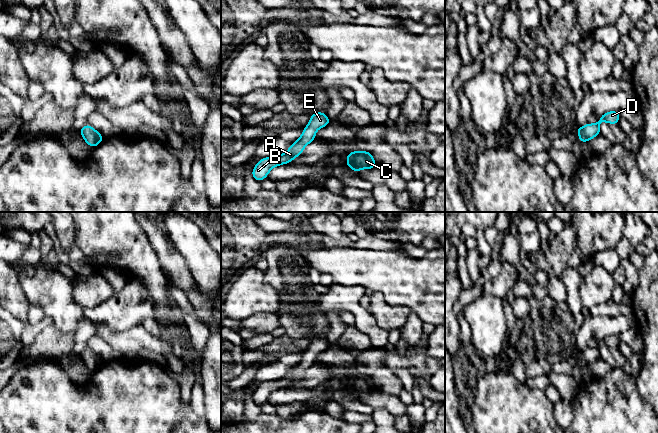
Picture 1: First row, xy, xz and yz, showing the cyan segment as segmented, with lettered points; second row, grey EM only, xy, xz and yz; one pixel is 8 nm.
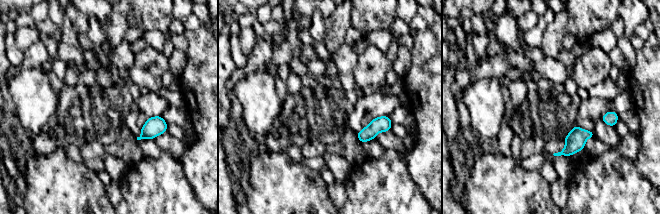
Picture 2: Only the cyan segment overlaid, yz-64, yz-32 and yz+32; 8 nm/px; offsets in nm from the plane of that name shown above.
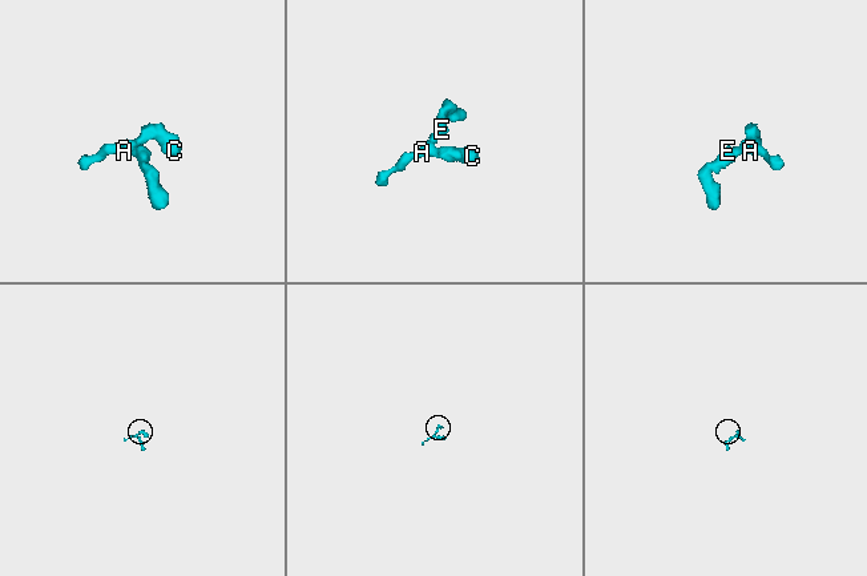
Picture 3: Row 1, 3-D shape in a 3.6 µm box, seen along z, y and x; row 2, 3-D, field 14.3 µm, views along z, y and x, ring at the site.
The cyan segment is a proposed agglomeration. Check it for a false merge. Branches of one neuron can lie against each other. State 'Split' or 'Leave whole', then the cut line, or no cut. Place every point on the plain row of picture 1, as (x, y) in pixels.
Leave whole. No split

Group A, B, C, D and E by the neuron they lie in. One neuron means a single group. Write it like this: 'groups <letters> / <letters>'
groups A B C D E

